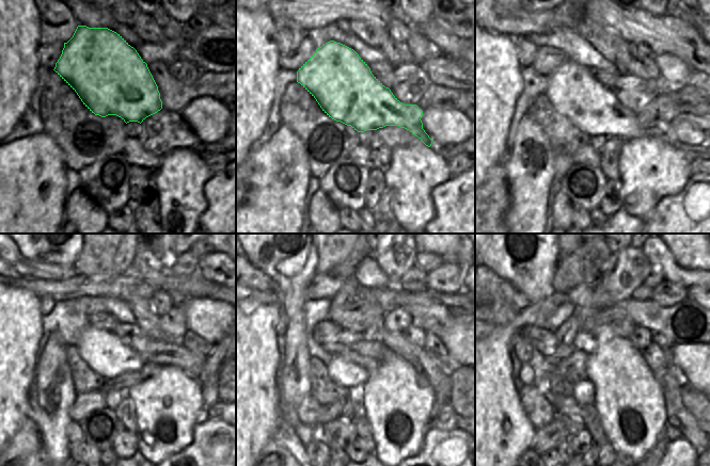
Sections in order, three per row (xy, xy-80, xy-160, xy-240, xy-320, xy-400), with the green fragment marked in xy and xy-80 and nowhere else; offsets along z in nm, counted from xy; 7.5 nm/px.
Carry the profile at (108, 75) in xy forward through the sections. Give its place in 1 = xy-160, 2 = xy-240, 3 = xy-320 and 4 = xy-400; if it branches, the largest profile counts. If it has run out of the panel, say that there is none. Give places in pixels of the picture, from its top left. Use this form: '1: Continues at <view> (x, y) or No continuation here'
1: Continues at xy-160 (574, 92)
2: Continues at xy-240 (105, 353)
3: Continues at xy-320 (346, 374)
4: Continues at xy-400 (584, 391)

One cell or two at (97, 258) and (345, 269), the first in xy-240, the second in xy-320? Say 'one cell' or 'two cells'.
two cells

